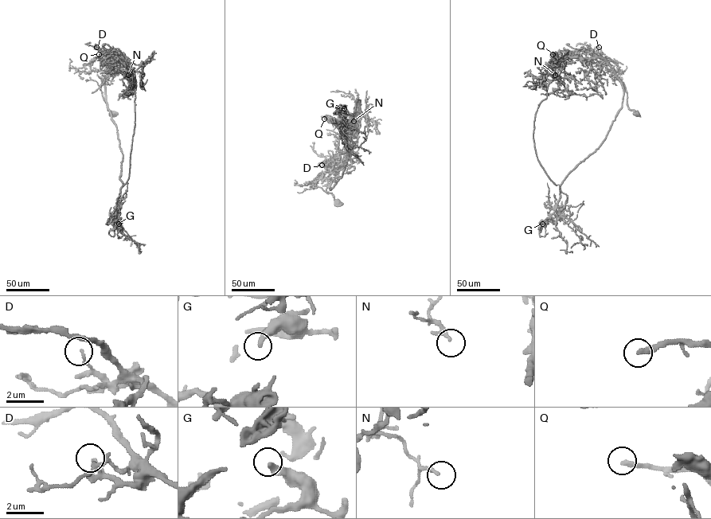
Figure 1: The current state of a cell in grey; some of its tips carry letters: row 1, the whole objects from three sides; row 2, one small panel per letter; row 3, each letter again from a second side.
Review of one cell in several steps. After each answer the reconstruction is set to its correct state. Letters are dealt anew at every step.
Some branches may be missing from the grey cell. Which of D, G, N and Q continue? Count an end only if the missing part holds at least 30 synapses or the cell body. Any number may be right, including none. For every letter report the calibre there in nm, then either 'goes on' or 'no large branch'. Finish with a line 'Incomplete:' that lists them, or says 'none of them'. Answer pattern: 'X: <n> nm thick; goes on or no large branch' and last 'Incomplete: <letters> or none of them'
D: 110 nm thick; no large branch
G: 240 nm thick; no large branch
N: 180 nm thick; no large branch
Q: 240 nm thick; goes on
Incomplete: Q

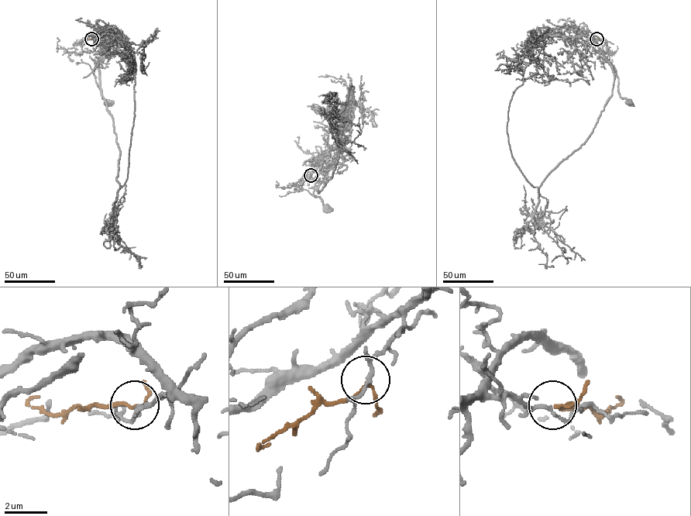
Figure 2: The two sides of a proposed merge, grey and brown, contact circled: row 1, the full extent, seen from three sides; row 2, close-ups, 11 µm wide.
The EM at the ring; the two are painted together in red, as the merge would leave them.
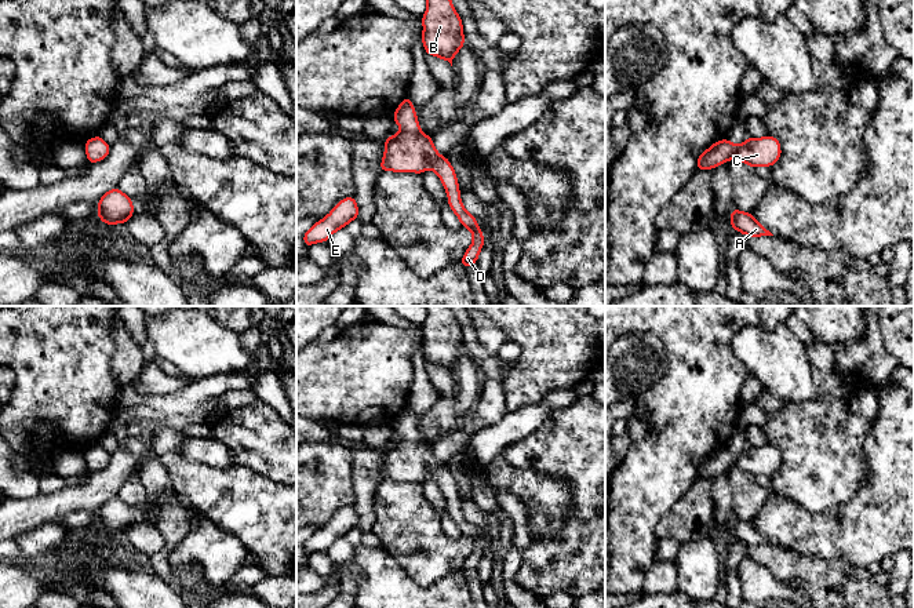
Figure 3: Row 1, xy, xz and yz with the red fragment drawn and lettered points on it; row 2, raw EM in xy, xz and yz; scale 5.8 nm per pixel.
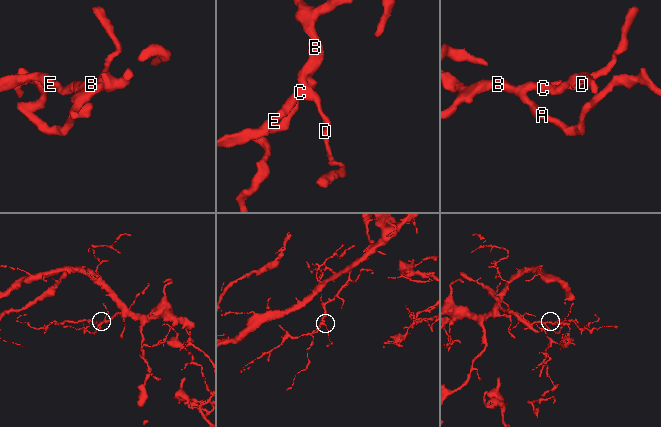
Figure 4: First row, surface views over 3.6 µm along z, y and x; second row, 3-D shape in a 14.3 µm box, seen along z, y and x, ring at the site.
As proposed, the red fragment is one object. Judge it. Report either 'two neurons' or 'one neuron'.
one neuron

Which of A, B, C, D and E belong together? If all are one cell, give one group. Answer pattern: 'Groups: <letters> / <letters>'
Groups: A B C D E

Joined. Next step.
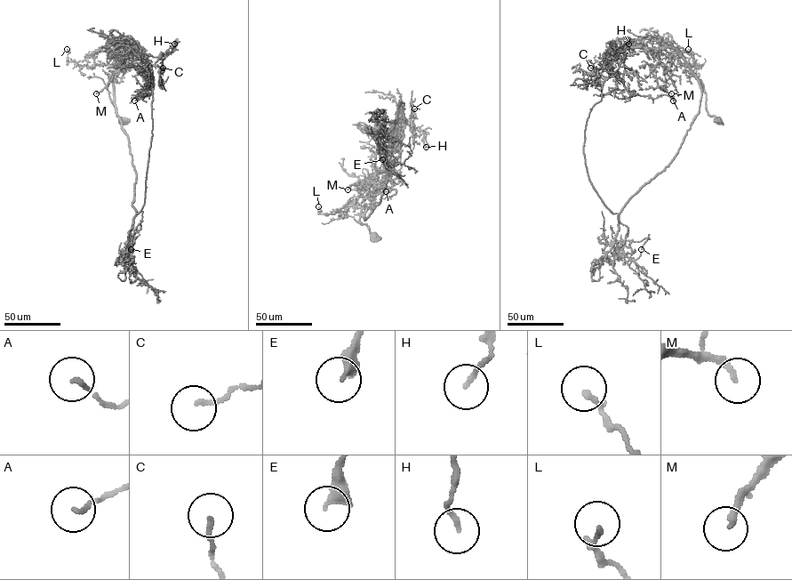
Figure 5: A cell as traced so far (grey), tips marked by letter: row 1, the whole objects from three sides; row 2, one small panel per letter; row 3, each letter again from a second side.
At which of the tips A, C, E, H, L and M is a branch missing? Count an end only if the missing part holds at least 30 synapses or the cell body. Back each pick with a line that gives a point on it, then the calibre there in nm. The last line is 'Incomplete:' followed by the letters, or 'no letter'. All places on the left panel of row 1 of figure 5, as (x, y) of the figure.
Incomplete: no letter

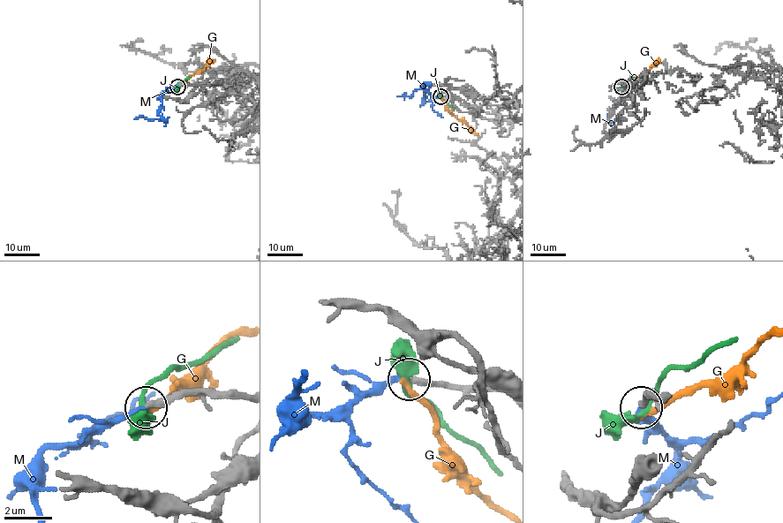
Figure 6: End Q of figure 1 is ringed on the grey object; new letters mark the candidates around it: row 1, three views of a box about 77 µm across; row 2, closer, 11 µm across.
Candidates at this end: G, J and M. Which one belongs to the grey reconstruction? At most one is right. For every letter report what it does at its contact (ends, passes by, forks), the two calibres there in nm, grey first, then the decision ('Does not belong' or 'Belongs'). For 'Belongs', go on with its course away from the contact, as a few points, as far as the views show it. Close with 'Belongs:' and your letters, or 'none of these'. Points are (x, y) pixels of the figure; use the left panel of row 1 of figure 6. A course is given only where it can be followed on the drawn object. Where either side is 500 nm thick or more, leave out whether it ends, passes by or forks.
G: It ends there. Thickness 240 nm (grey) against 280 nm. Does not belong
J: It passes by. Thickness 280 nm (grey) against 320 nm. Does not belong
M: It ends there. Thickness 240 nm (grey) against 200 nm. Belongs. Its course: (177, 86), (162, 93), (159, 114), (167, 122), (146, 117), (134, 119)
Belongs: M

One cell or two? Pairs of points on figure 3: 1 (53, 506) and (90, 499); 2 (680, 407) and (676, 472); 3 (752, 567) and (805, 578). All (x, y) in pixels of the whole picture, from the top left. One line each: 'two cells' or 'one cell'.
1: one cell
2: one cell
3: two cells

